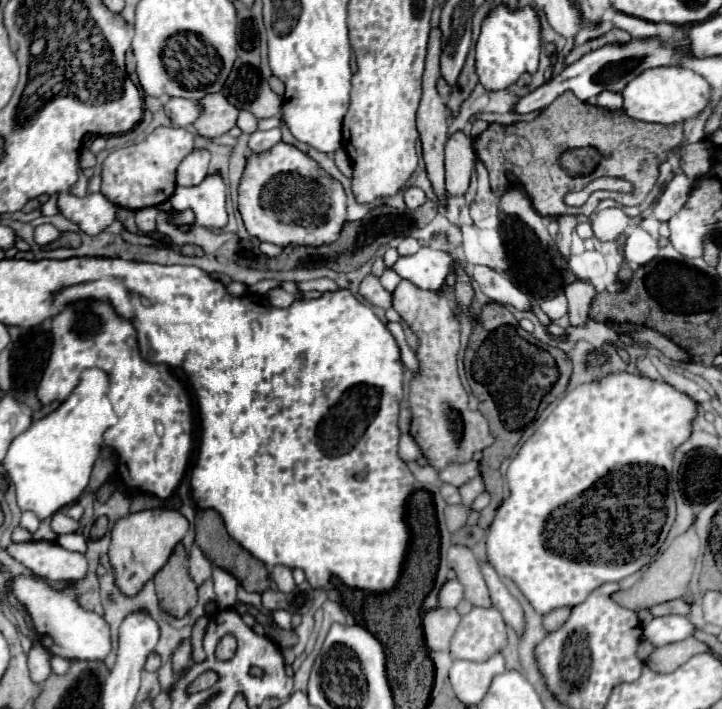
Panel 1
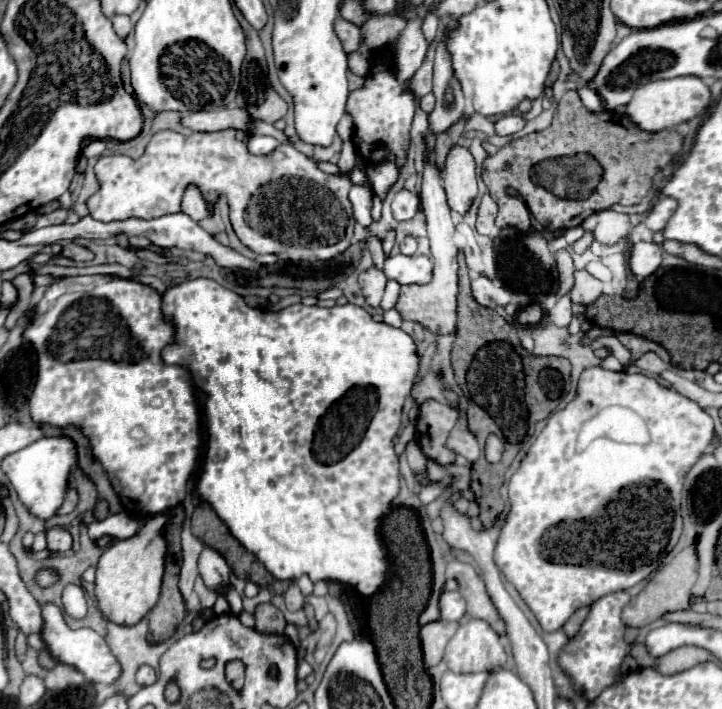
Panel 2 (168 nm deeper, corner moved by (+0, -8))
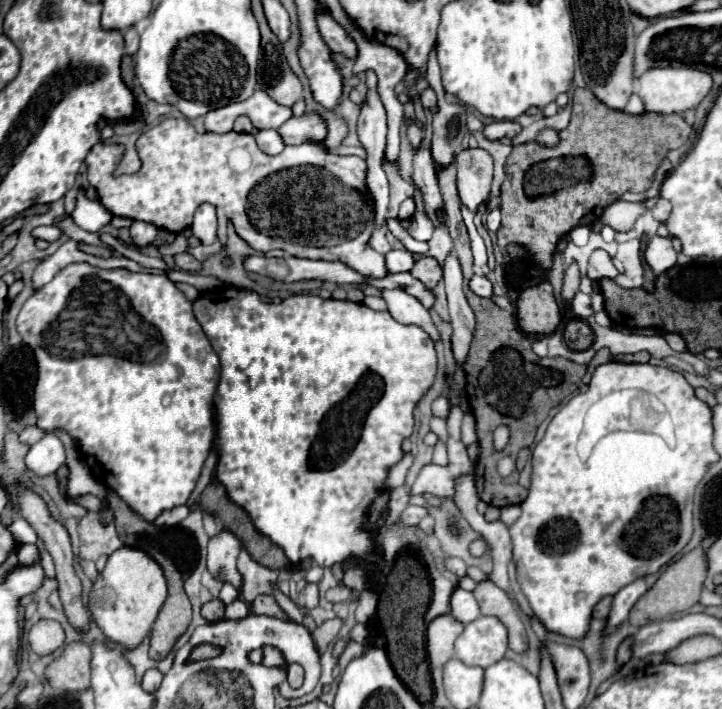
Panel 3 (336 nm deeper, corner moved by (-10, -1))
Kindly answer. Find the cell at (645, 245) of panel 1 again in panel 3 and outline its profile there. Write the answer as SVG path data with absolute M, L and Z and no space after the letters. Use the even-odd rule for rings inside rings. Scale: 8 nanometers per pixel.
M652 237L646 253L644 253L646 263L652 267L654 275L660 275L676 265L676 251L672 247L670 237Z

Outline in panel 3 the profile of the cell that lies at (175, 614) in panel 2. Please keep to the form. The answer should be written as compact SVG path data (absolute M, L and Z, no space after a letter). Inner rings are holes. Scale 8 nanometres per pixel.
M160 551L158 555L154 555L154 559L160 563L166 583L168 583L168 597L150 633L150 657L154 661L160 661L172 651L178 637L188 629L190 619L192 619L192 607L184 593L182 577L178 569L174 567L174 563Z

